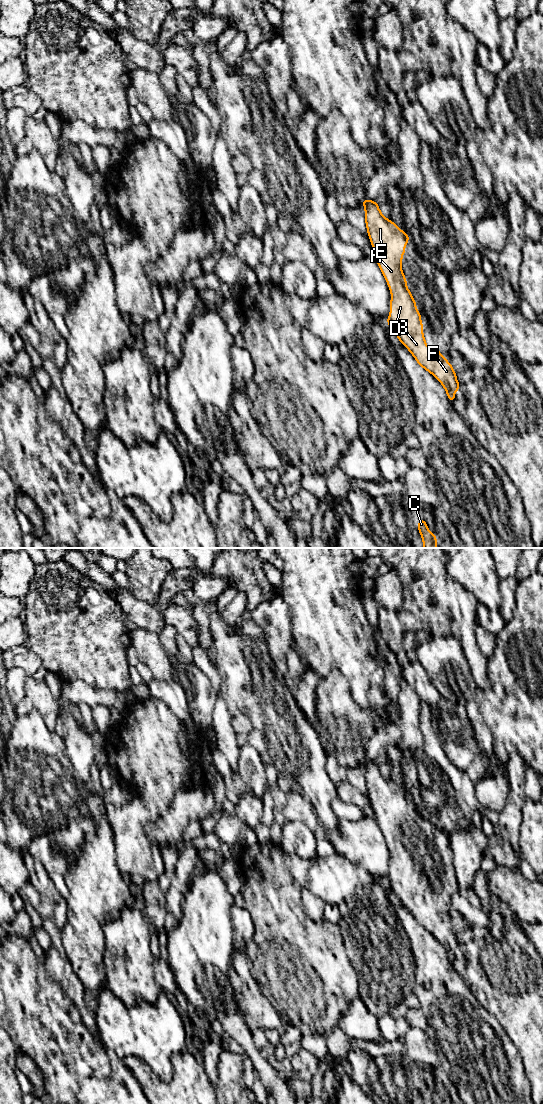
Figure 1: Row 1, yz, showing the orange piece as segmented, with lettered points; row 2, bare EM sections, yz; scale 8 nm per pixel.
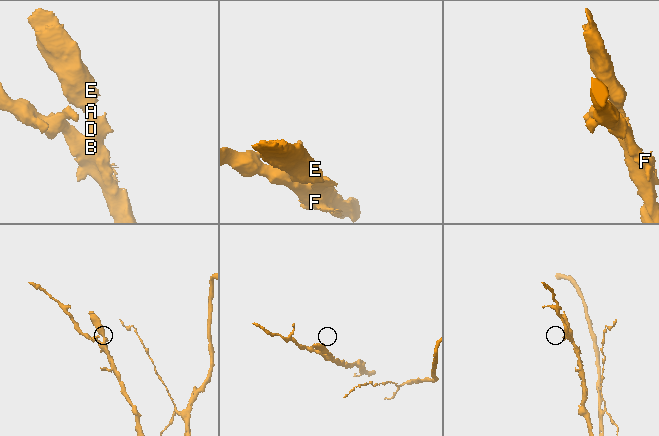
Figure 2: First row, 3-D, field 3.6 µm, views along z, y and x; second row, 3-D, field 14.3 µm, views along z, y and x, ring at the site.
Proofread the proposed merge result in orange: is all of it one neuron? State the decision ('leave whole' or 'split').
leave whole

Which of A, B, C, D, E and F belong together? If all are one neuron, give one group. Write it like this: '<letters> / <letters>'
A B C D E F

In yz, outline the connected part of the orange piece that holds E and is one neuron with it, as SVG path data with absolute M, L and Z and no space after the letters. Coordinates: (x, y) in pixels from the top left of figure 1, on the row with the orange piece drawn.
M366 198L361 204L364 205L367 234L375 259L391 292L386 322L418 364L443 385L449 401L453 403L455 392L460 389L456 373L447 358L439 354L439 347L427 346L421 315L401 268L409 235L381 213L376 201Z

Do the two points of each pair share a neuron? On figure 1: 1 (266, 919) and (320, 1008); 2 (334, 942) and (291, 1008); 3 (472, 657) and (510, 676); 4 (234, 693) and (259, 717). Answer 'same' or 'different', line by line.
1: same
2: same
3: different
4: same

